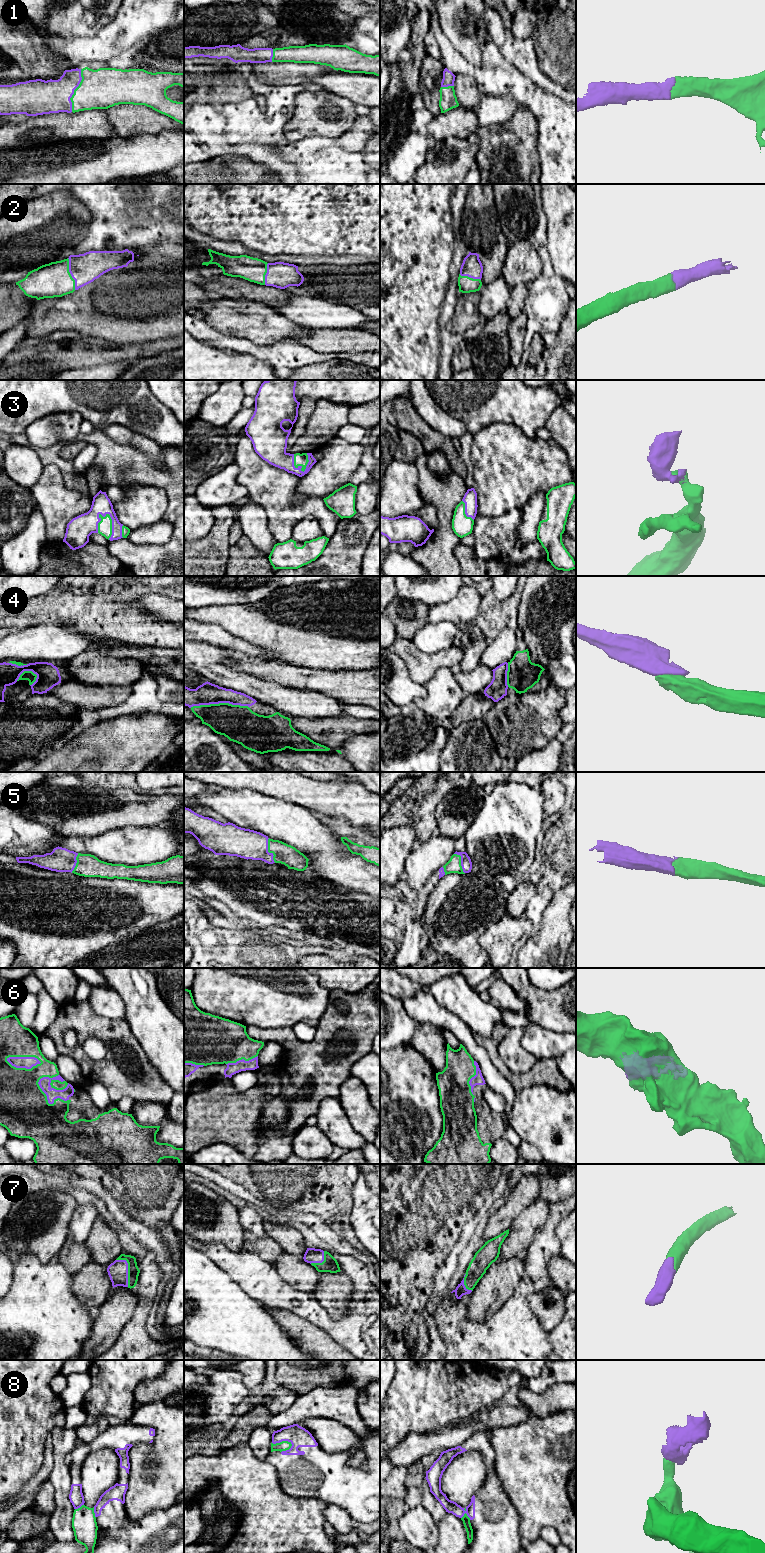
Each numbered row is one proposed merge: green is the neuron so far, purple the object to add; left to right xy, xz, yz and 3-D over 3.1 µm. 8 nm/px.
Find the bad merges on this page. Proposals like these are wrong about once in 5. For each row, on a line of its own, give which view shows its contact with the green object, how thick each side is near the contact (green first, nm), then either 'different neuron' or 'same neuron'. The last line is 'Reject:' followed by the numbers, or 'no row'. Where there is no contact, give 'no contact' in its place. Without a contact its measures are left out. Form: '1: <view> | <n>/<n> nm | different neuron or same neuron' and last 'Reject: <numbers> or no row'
1: xy | 320/280 nm | same neuron
2: xy | 280/240 nm | same neuron
3: xy | 110/190 nm | same neuron
4: xz | 300/170 nm | same neuron
5: xz | 160/240 nm | same neuron
6: xy | 400/90 nm | same neuron
7: xy | 100/160 nm | same neuron
8: xz | 80/160 nm | different neuron
Reject: 8

